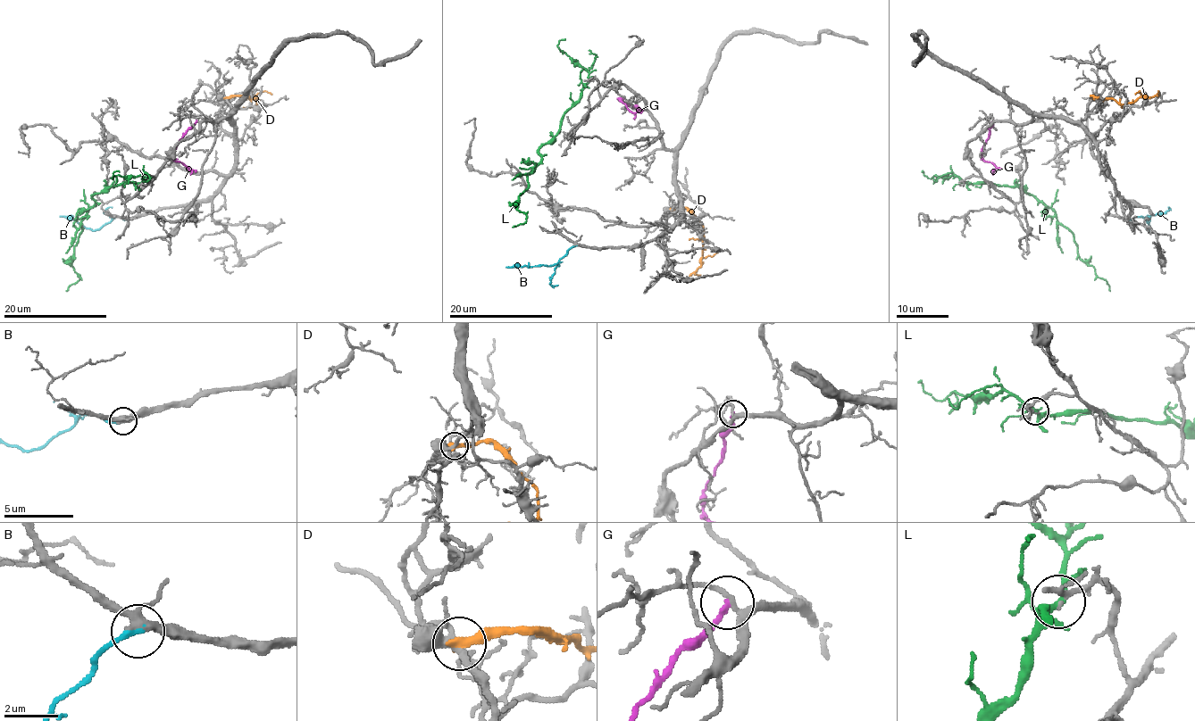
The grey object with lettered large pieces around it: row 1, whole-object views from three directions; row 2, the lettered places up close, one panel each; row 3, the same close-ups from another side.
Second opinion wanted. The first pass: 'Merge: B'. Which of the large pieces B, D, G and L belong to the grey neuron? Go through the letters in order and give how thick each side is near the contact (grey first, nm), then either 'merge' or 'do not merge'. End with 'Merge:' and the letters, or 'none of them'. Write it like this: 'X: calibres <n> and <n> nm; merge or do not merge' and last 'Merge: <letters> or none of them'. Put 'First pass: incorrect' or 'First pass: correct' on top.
First pass: correct
B: calibres 320 and 240 nm; merge
D: calibres 240 and 400 nm; do not merge
G: calibres 200 and 240 nm; do not merge
L: calibres 130 and 220 nm; do not merge
Merge: B

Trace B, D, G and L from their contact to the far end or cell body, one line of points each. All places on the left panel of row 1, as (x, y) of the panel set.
B: (129, 219), (114, 217), (92, 229), (60, 215)
D: (226, 98), (256, 99), (256, 104), (255, 98), (242, 94)
G: (197, 120), (179, 140), (172, 156), (195, 171)
L: (141, 182), (123, 182), (92, 196), (95, 203), (82, 220), (74, 246), (71, 266), (80, 278), (66, 291)

